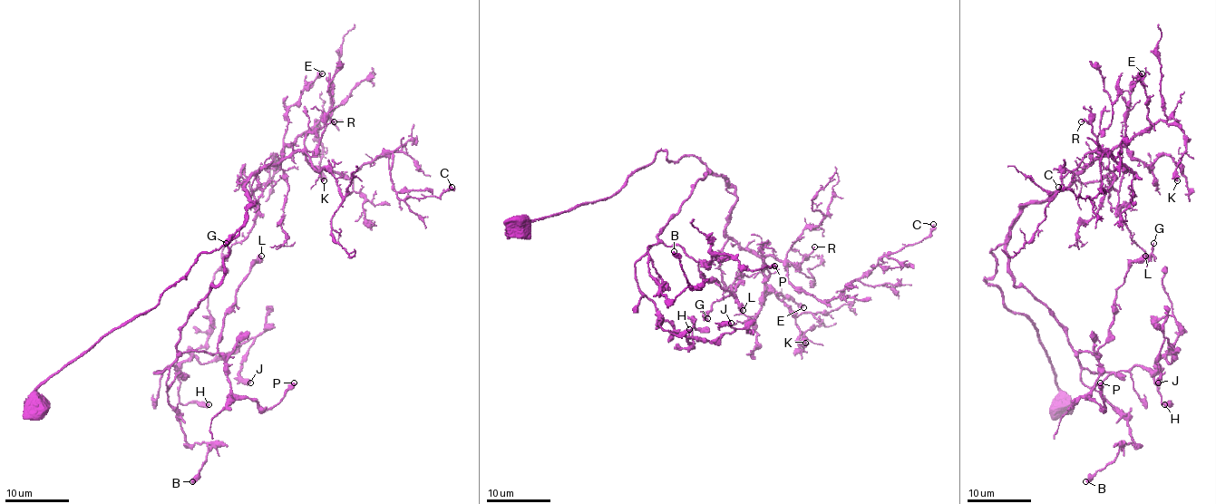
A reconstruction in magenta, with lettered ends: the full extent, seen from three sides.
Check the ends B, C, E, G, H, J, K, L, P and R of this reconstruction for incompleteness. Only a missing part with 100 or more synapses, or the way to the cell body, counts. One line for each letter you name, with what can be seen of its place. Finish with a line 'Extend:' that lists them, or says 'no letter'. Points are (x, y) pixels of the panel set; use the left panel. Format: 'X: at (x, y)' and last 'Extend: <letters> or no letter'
Extend: no letter

